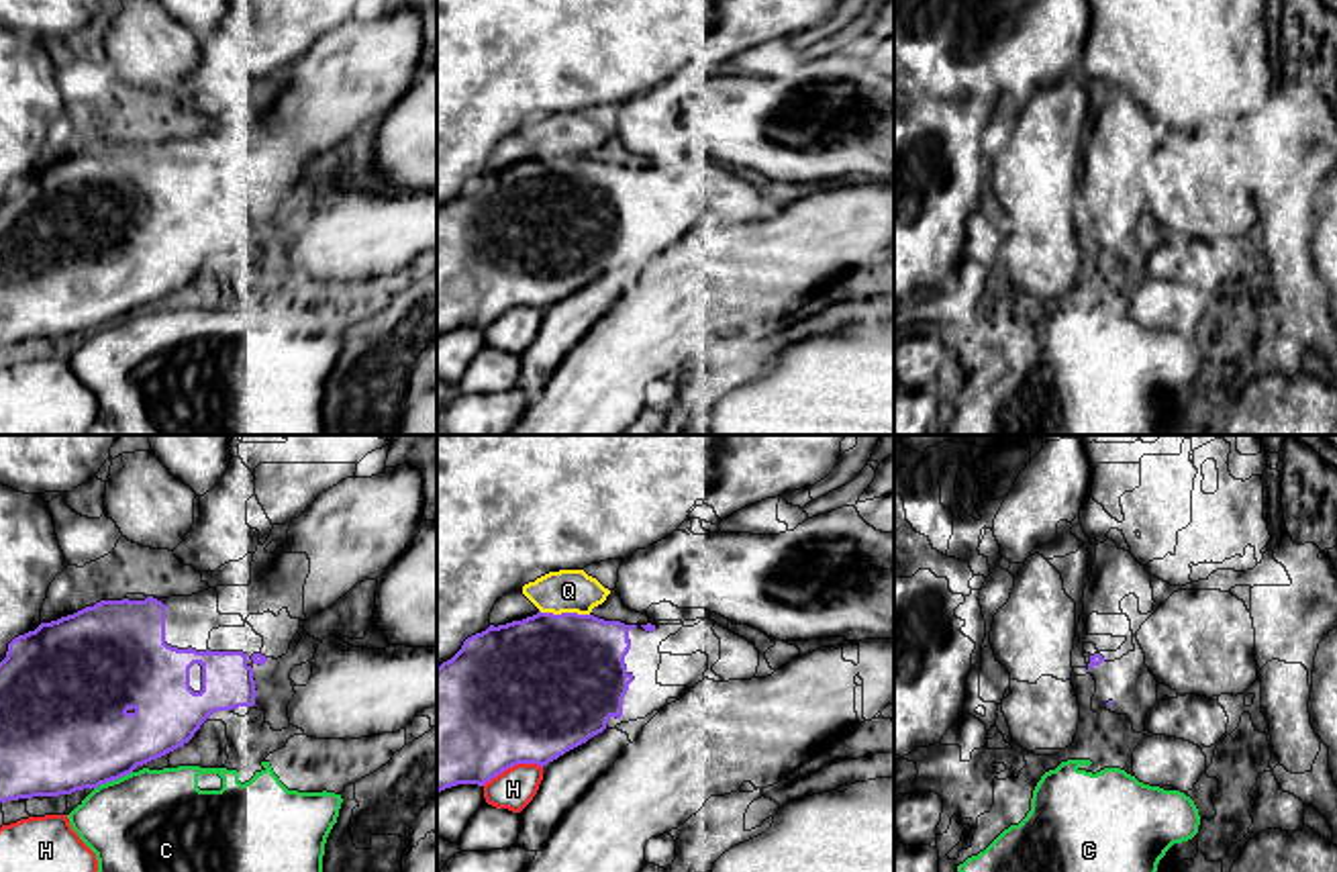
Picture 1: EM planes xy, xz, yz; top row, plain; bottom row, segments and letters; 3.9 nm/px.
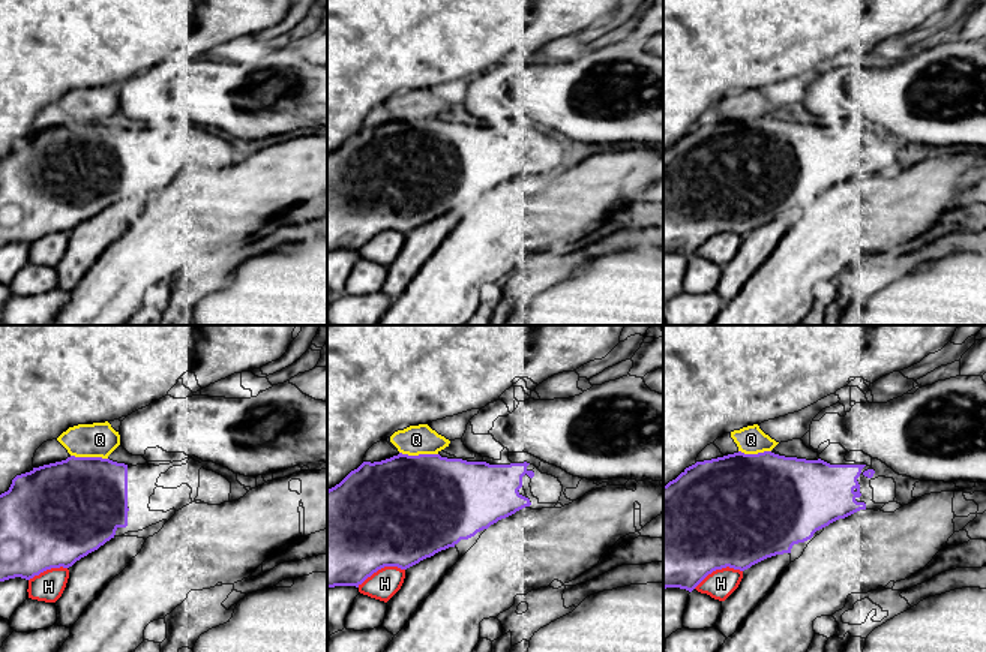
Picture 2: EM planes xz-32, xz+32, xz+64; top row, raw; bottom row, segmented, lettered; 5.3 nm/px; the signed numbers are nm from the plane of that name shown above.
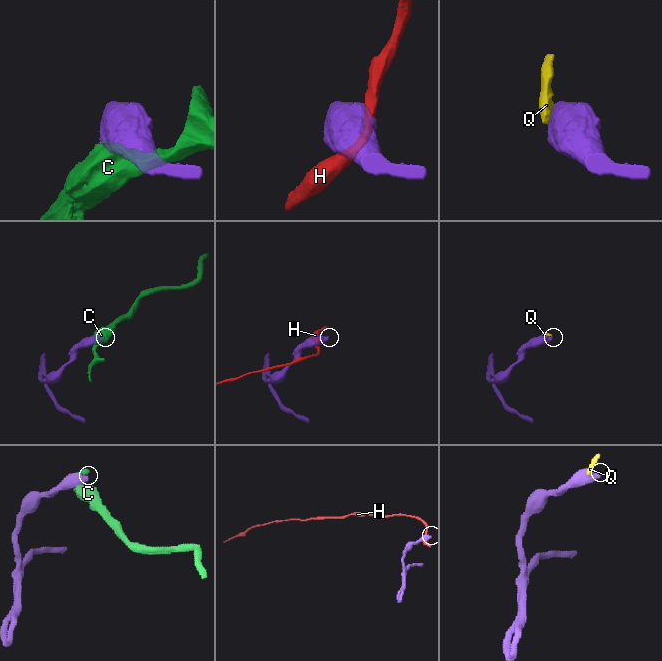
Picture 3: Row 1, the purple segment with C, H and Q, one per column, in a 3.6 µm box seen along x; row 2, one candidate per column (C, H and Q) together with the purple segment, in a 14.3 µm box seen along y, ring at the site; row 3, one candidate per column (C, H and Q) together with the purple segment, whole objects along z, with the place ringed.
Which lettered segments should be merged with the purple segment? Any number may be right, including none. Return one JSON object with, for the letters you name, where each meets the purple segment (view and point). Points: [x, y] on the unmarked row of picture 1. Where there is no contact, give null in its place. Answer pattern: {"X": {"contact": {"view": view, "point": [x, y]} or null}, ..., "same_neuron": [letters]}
{"same_neuron": []}

